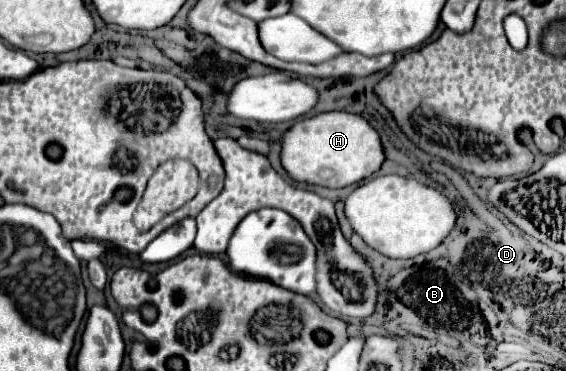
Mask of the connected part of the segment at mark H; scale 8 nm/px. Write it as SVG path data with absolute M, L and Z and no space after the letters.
M323 112L299 120L285 132L281 162L297 182L345 188L375 174L385 162L385 154L379 132L363 116L351 112Z

